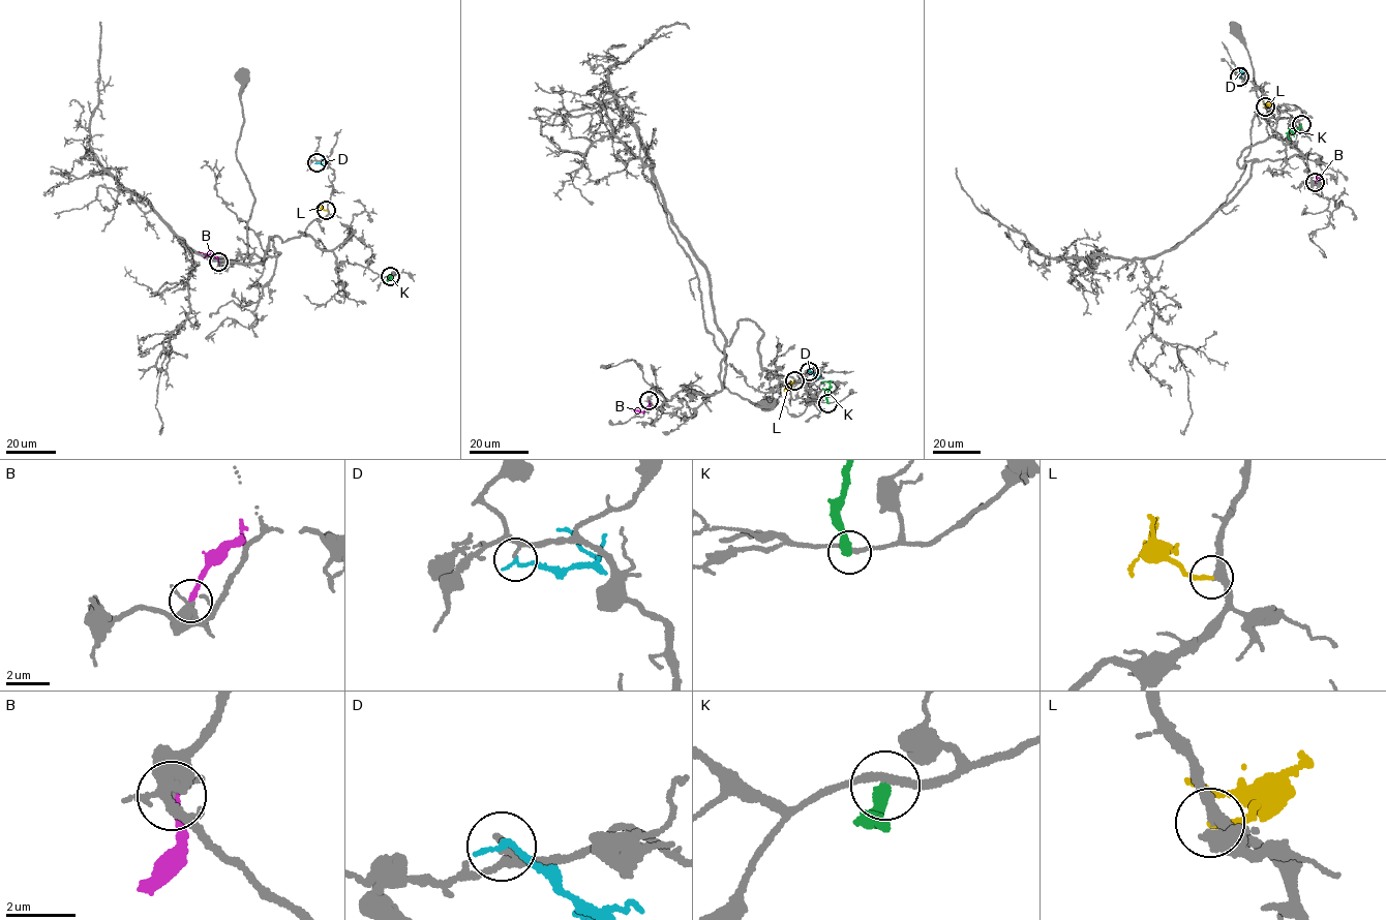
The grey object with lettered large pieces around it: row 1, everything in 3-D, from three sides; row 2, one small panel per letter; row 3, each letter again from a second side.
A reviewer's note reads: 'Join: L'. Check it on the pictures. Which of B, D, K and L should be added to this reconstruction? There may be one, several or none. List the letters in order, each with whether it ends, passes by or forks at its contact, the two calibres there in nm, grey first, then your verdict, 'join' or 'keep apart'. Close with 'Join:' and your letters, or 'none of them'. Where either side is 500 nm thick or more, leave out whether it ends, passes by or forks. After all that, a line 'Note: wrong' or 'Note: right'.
B: it ends | 280/240 nm | keep apart
D: it ends | 160/190 nm | keep apart
K: it ends | 200/400 nm | keep apart
L: it ends | 280/180 nm | join
Join: L
Note: right

